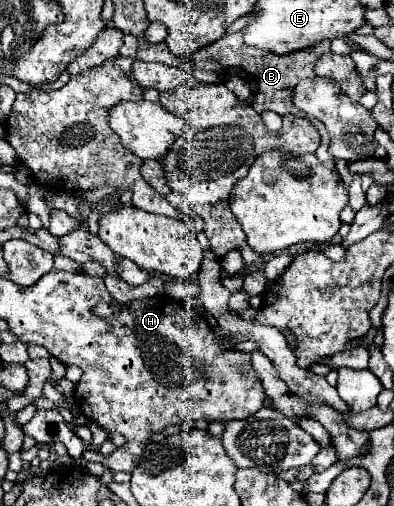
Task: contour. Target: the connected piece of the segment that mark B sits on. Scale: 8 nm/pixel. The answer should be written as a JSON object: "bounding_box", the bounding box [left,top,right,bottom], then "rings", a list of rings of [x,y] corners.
{"bounding_box":[191,29,317,115],"rings":[[[243,29],[235,31],[235,33],[227,33],[223,39],[215,41],[211,45],[205,45],[195,55],[191,55],[193,69],[209,69],[215,73],[245,77],[245,81],[251,83],[251,89],[255,95],[253,107],[257,109],[257,113],[263,113],[269,109],[279,115],[297,113],[297,109],[291,101],[293,85],[297,85],[299,79],[315,77],[315,71],[313,71],[315,61],[317,61],[317,53],[313,49],[301,49],[301,51],[293,51],[289,55],[273,55],[273,53],[263,53],[261,49],[247,47],[243,43]]]}

